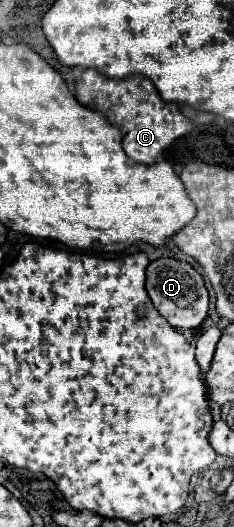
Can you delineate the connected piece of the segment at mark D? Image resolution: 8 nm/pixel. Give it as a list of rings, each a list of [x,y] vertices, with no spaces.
[[[161,258],[151,262],[147,268],[147,292],[159,314],[179,330],[197,328],[207,318],[207,288],[203,284],[201,274],[187,262],[175,258]]]

